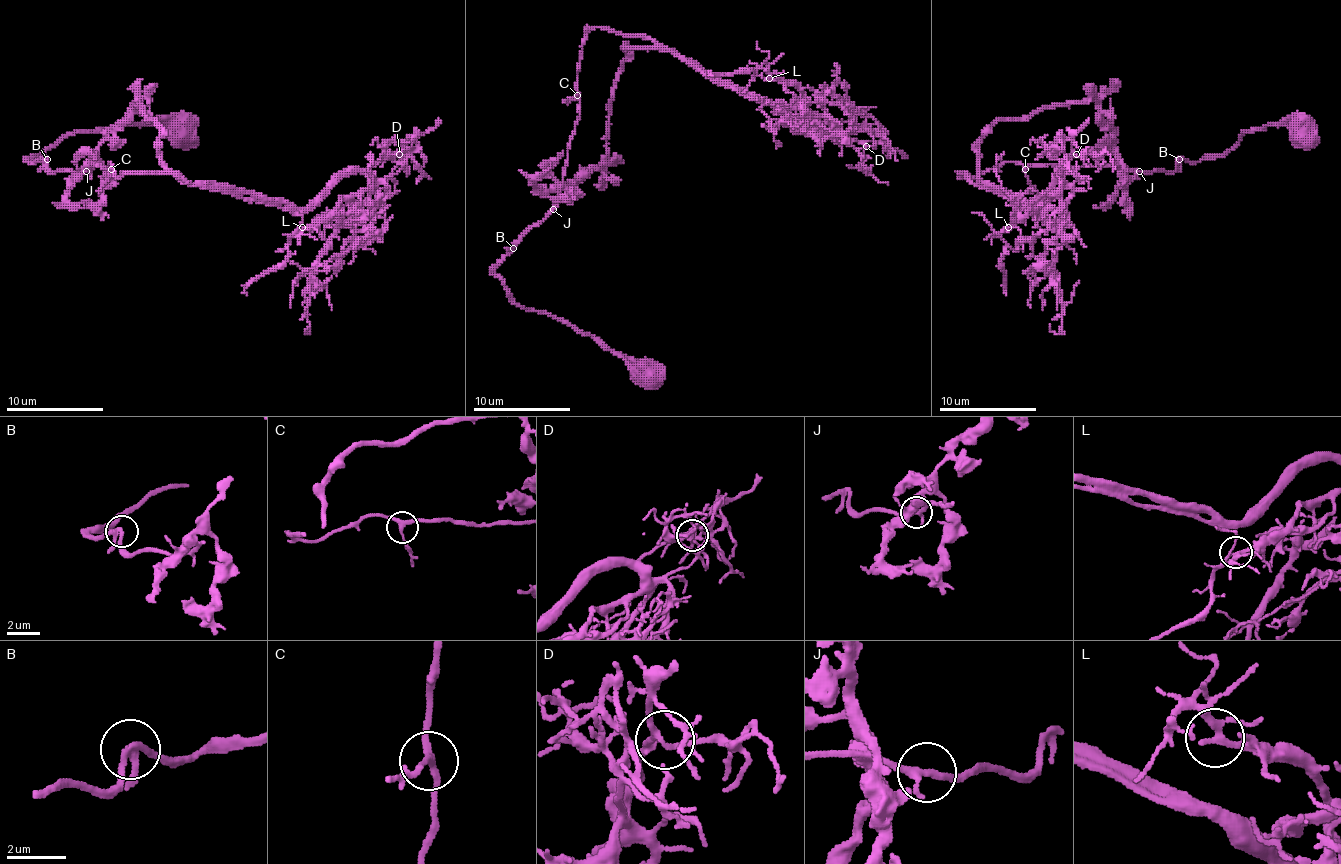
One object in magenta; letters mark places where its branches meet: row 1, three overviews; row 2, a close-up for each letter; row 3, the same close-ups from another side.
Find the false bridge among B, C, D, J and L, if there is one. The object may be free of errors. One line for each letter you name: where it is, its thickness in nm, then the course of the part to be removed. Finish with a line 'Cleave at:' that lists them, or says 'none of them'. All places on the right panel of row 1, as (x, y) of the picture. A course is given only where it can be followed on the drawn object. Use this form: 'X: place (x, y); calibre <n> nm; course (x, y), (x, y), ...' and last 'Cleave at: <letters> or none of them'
Cleave at: none of them

